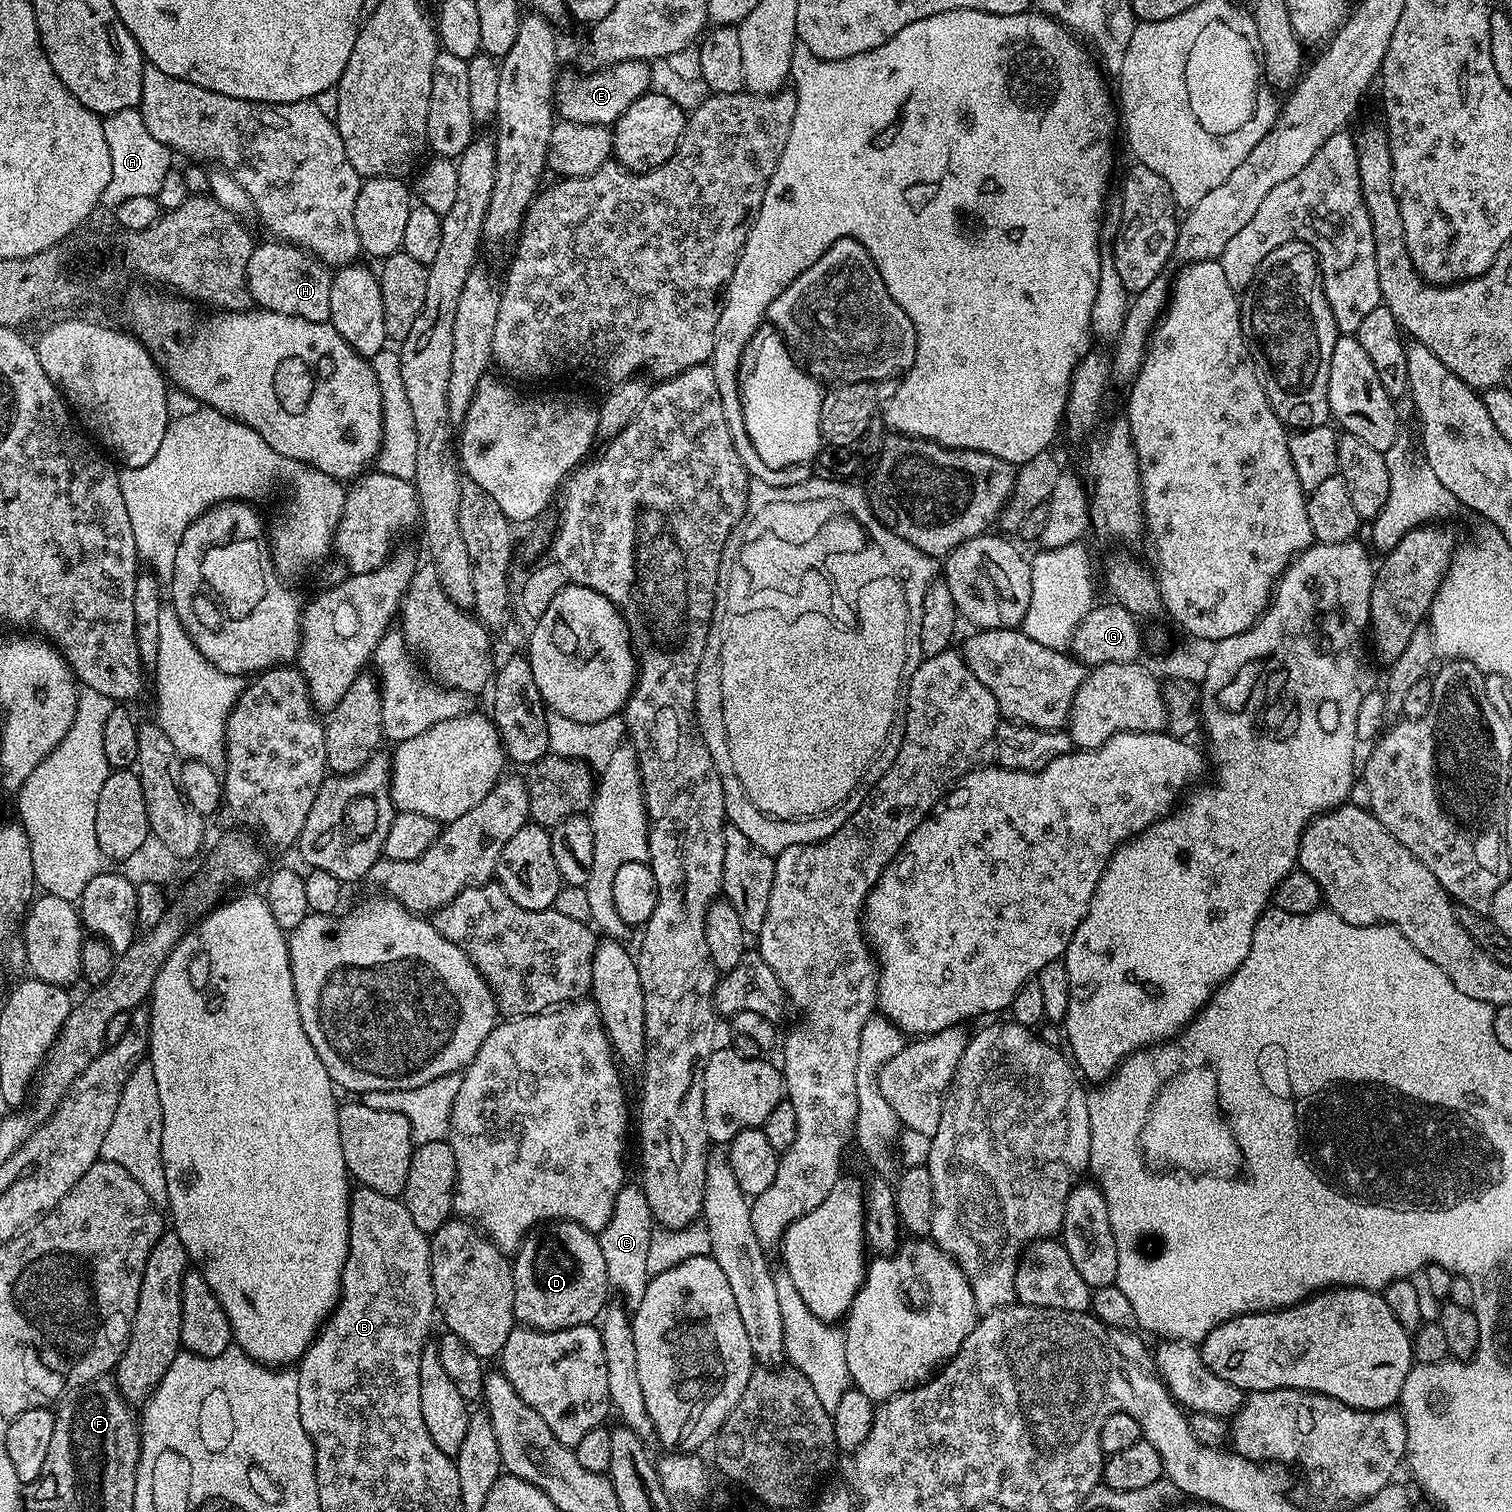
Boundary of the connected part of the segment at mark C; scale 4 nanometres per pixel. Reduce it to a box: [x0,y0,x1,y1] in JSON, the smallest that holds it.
[598,1182,653,1310]

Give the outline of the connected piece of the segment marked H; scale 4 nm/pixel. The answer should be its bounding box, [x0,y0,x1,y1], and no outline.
[246,242,333,324]

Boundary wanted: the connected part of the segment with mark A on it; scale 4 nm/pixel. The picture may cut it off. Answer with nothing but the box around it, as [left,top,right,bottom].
[100,107,173,206]

